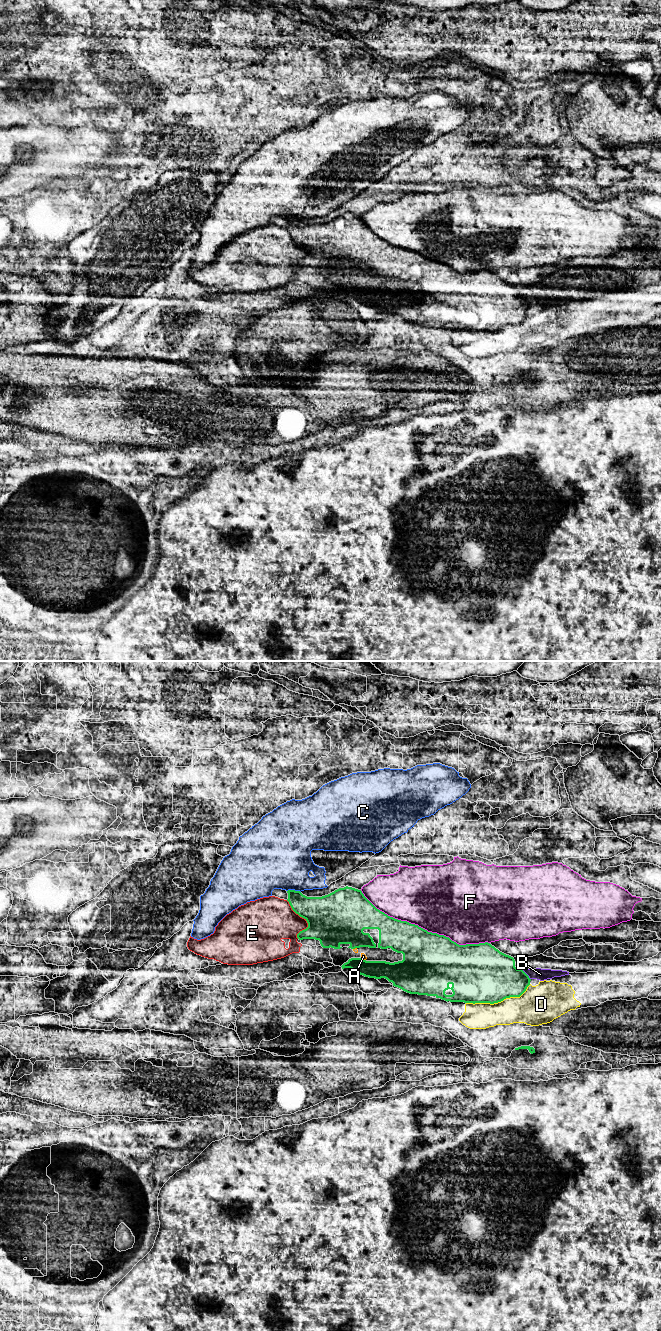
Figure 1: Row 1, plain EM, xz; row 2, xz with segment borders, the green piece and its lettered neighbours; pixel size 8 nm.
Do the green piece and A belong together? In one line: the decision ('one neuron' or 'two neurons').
two neurons

